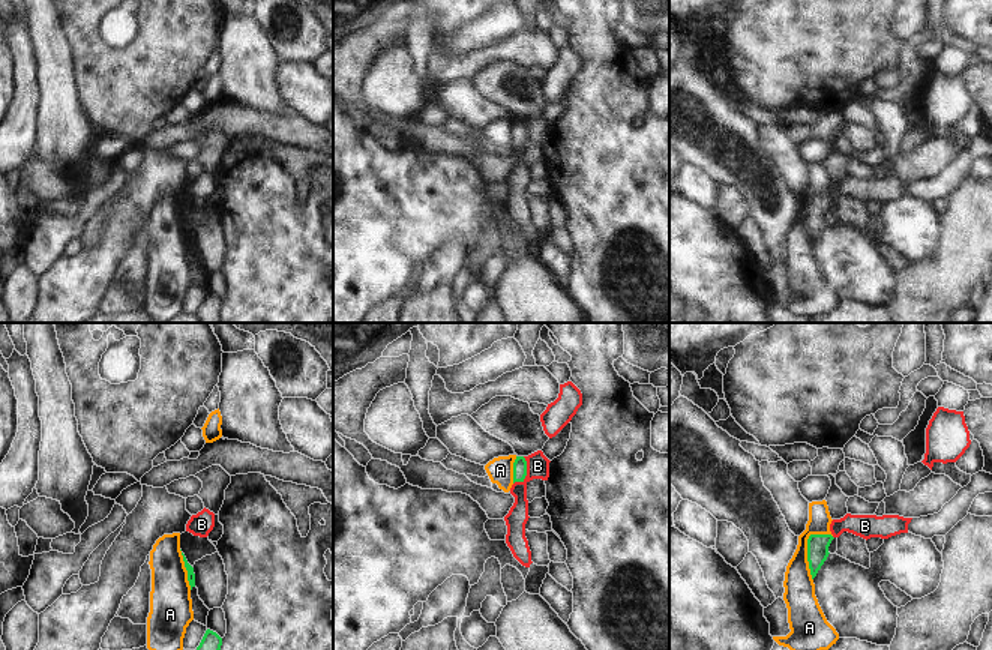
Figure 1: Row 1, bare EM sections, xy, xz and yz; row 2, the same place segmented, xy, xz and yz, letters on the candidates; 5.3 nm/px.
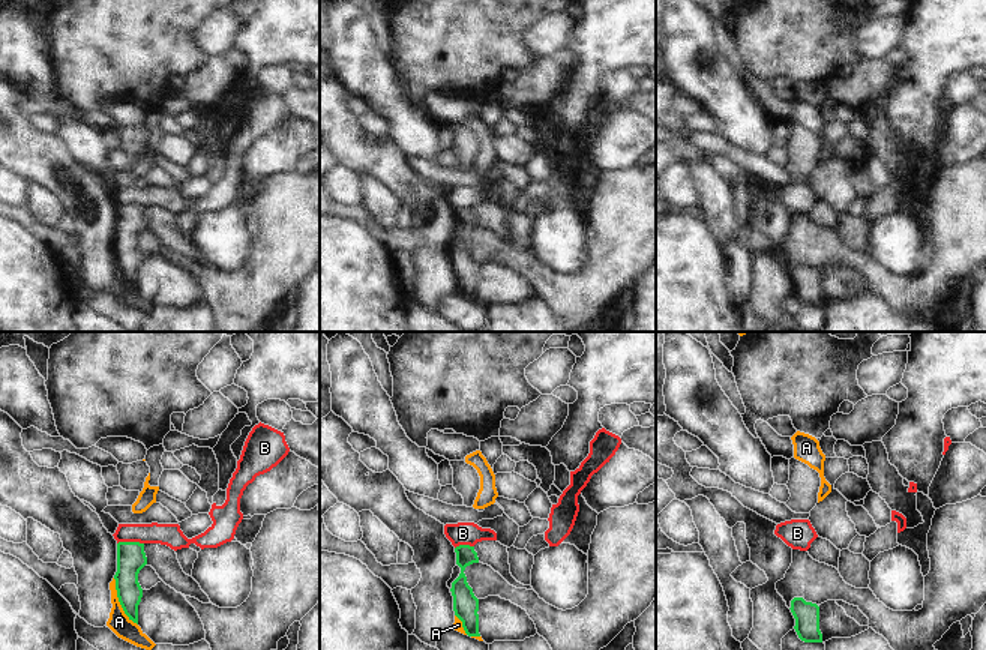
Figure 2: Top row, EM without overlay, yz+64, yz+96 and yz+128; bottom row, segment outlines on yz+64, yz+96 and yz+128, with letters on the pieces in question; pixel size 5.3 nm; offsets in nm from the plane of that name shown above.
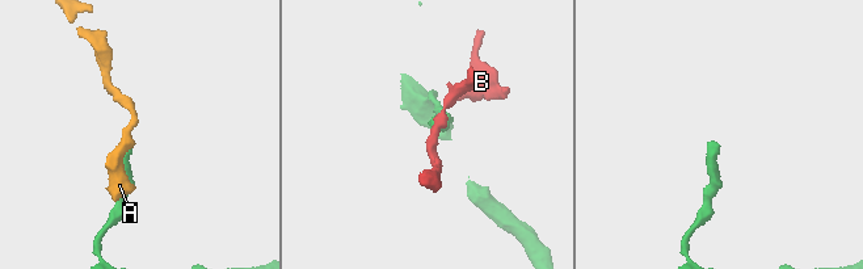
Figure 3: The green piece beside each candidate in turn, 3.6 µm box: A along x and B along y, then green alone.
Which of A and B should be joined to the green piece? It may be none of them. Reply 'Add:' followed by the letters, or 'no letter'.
Add: no letter

